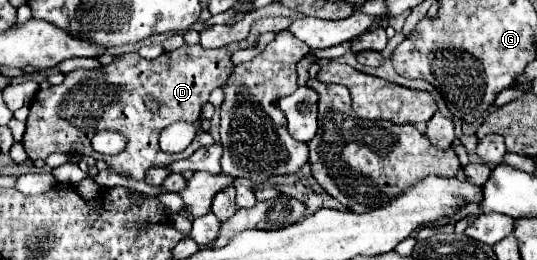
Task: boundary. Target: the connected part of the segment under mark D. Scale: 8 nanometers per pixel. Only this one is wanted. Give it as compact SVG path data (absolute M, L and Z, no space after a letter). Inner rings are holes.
M260 18L252 24L250 36L242 42L232 42L218 50L204 50L200 44L188 46L174 52L164 52L154 60L144 60L138 54L124 54L116 62L102 66L98 70L74 70L68 72L64 82L58 86L50 86L48 90L38 90L26 120L26 132L22 138L22 146L30 160L48 158L54 152L62 152L68 156L84 154L94 156L98 160L106 160L110 170L130 176L134 180L144 180L144 174L152 166L168 166L176 160L190 156L194 150L202 146L212 146L214 138L210 132L198 130L192 144L180 154L164 154L158 146L160 132L178 122L186 120L192 124L200 122L200 110L208 102L210 92L218 86L224 86L228 76L232 74L230 56L236 50L248 48L258 42L260 32L282 32L292 22L288 18ZM154 96L160 102L160 112L152 114L142 98ZM102 130L118 130L128 138L128 146L124 152L116 156L96 154L90 140L96 132Z

